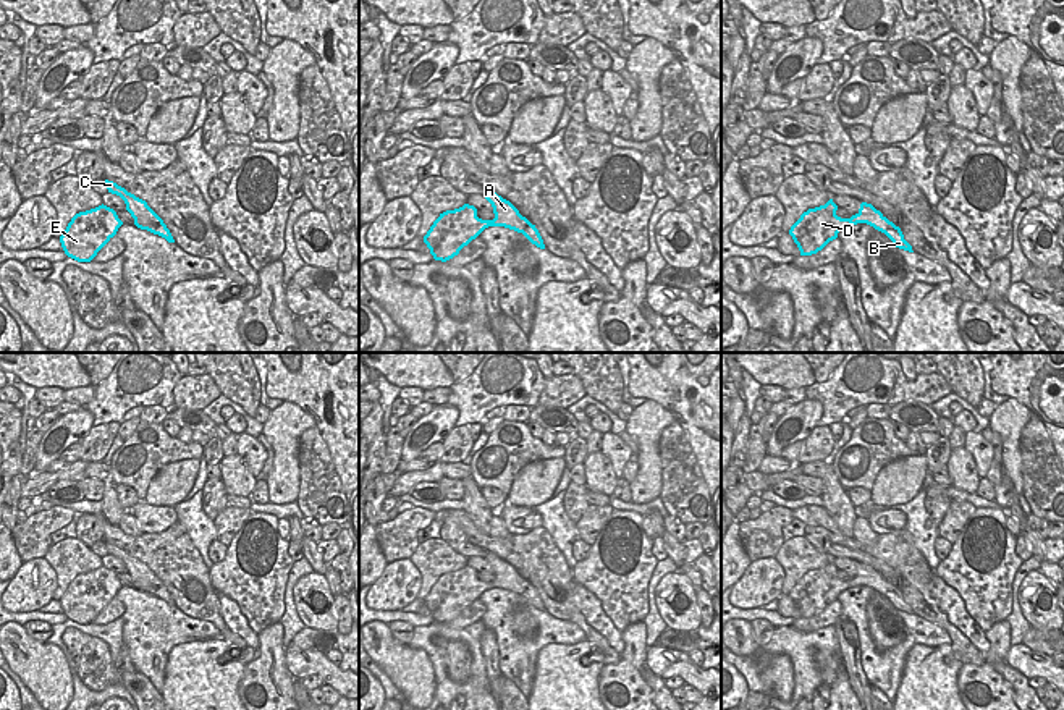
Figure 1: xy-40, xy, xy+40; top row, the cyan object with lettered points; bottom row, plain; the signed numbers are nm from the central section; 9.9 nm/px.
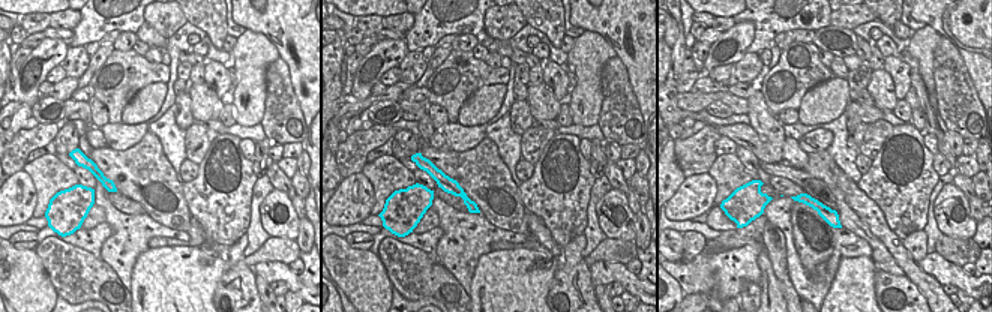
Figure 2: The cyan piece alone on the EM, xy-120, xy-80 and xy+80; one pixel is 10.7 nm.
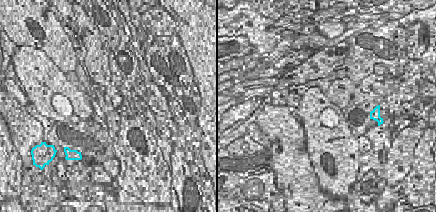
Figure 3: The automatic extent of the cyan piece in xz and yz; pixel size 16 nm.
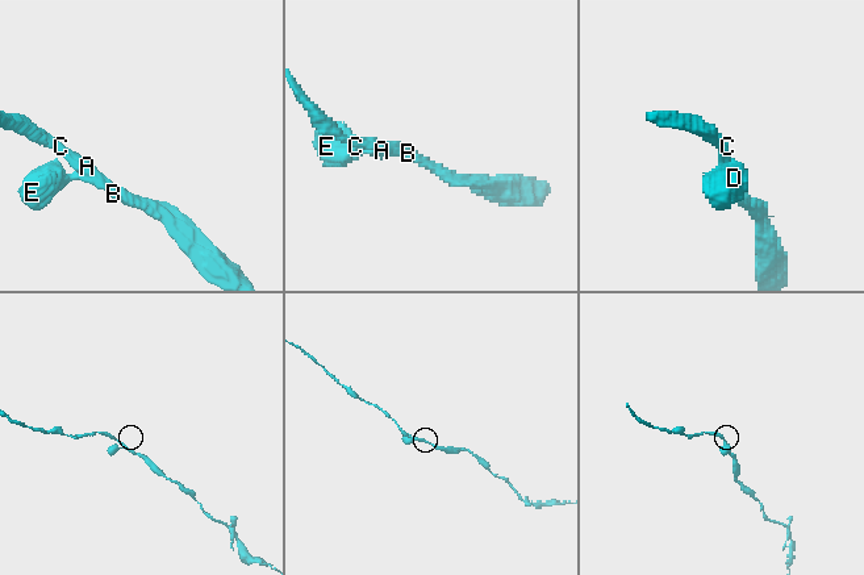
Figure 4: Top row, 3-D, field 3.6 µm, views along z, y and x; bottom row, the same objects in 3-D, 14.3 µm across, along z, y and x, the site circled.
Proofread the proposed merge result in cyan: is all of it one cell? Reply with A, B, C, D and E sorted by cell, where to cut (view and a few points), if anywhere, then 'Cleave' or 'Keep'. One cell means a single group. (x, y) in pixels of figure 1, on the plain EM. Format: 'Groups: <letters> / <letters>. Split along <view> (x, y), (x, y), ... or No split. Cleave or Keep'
Groups: A B C D E. No split. Keep

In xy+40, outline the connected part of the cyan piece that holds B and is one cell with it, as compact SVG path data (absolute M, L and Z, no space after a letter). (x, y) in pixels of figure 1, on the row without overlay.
M830 561L825 568L809 571L791 589L789 597L797 606L800 618L812 618L821 613L838 595L851 587L867 585L885 595L896 610L914 615L912 608L904 602L899 589L889 584L872 566L862 564L860 571L851 581L836 577L838 568Z

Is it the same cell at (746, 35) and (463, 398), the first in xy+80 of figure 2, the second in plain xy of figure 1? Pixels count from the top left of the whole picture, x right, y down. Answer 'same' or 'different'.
different

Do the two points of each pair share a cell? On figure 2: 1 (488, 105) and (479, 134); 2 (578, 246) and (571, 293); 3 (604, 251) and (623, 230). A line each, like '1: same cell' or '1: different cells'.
1: different cells
2: same cell
3: different cells

